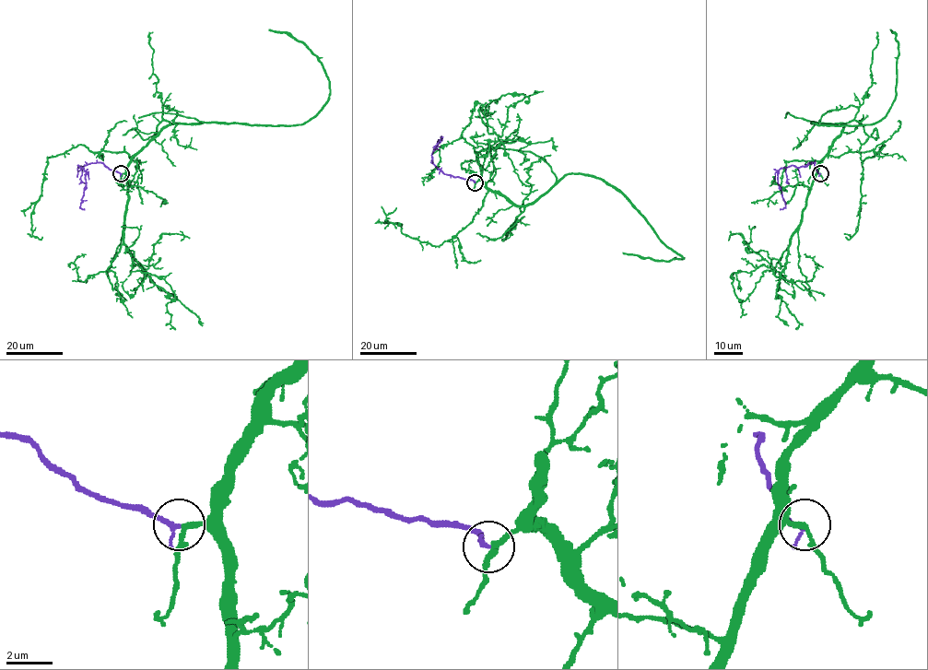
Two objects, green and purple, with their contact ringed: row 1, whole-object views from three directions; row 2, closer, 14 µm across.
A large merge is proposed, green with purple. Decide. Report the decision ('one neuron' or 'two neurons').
one neuron

